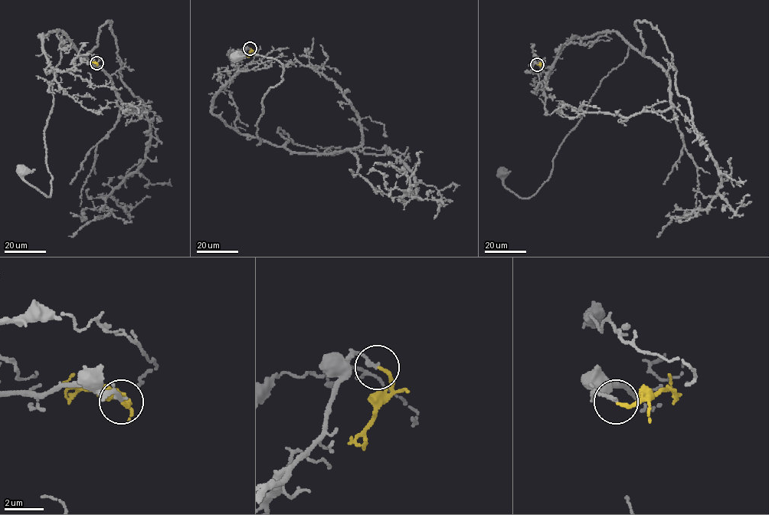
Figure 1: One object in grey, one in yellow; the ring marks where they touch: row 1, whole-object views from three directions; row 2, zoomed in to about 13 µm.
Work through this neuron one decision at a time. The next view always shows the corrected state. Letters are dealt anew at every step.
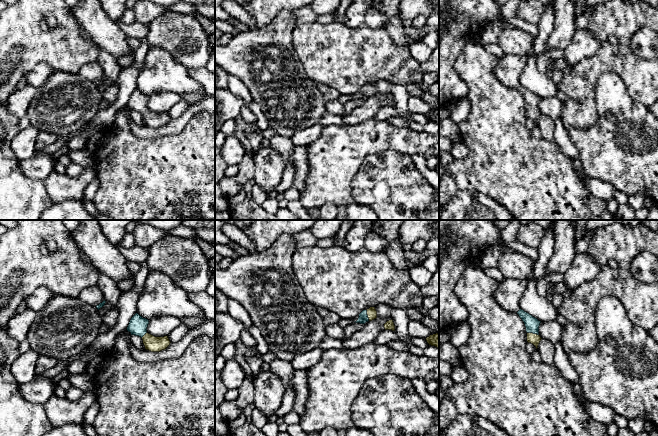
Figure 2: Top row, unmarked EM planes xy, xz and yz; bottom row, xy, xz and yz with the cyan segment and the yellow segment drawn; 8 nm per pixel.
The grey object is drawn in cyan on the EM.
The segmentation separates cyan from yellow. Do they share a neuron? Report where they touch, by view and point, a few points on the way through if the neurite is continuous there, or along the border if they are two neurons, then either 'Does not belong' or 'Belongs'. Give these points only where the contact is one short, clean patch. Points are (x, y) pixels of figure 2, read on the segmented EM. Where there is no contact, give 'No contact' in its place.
Touches cyan at yz (533, 333). Path across: yz (532, 324), (533, 333), (534, 339). Belongs

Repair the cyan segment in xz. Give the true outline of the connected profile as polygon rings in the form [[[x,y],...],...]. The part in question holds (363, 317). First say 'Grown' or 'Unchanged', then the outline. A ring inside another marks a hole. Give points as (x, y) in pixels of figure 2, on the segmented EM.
Grown. [[[370,307],[367,310],[363,310],[359,314],[359,318],[355,323],[365,324],[368,321],[372,321],[377,318],[377,311],[375,307]]]

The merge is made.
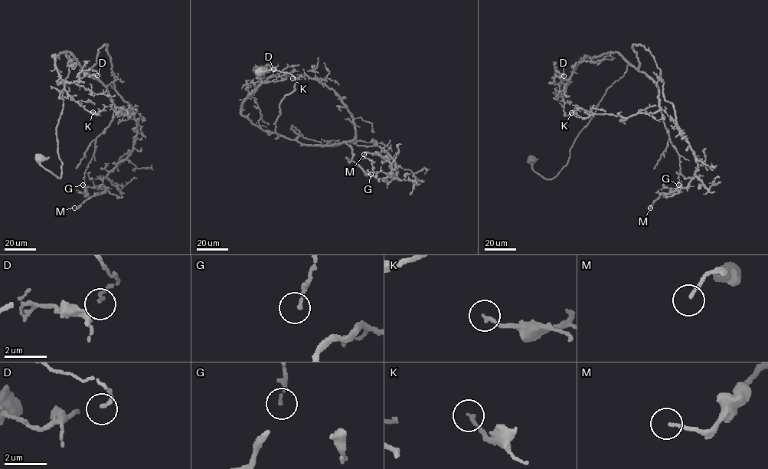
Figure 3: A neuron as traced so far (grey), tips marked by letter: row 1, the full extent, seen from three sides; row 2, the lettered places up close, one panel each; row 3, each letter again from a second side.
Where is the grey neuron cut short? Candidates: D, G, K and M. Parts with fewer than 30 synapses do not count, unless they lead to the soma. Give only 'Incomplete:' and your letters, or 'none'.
Incomplete: none

